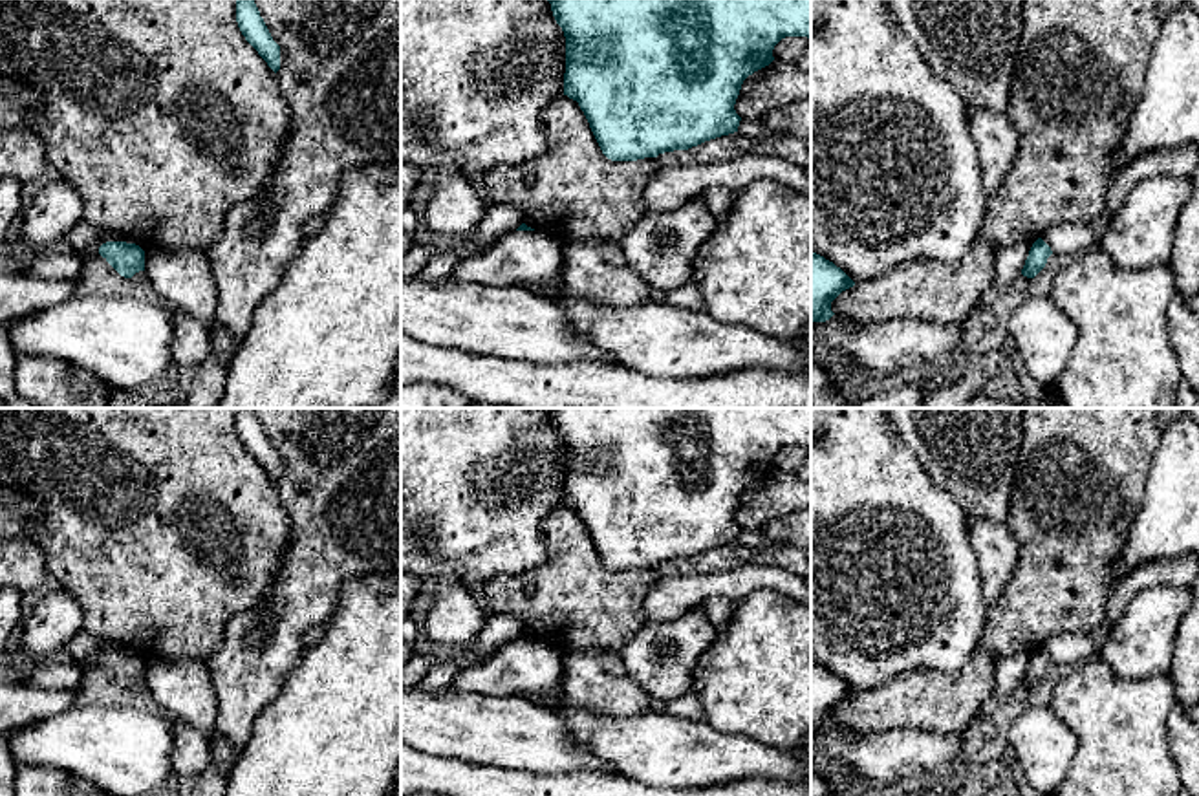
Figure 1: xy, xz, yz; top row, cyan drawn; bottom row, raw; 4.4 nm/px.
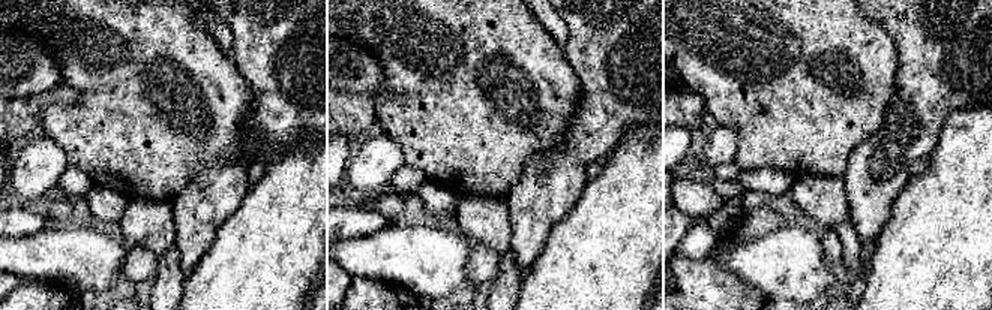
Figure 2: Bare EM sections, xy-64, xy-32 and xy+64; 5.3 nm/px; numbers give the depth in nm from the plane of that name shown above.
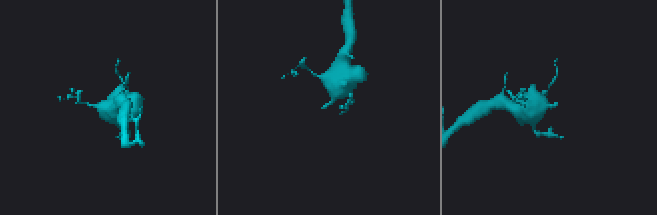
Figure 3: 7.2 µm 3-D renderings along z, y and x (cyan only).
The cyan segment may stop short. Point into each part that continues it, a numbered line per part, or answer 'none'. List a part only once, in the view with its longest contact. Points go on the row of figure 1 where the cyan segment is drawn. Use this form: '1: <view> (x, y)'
none

